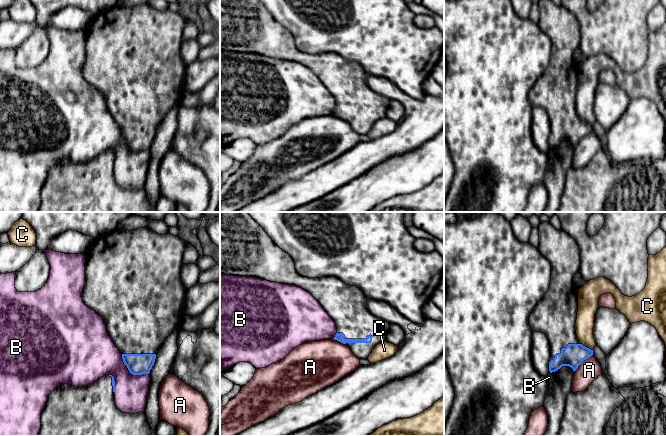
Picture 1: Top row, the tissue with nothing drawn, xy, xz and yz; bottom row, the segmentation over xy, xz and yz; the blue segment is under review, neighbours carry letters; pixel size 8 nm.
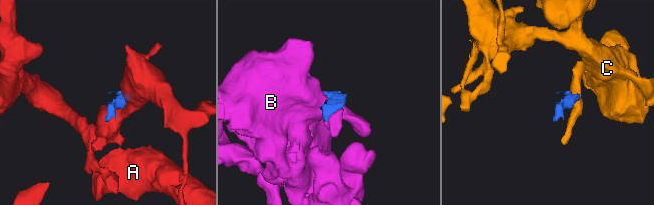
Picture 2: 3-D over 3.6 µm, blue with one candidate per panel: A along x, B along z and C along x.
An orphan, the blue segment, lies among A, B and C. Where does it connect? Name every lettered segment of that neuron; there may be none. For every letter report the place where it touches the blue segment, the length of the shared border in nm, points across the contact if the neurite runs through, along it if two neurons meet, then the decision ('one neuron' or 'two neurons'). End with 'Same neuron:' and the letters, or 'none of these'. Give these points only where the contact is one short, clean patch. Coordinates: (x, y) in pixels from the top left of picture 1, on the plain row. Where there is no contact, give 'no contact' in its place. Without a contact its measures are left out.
A: contact yz (582, 137); length 200 nm; border yz (592, 130), (574, 147); two neurons
B: contact xy (130, 148); length 280 nm; two neurons
C: contact yz (586, 123); length 120 nm; border yz (580, 119), (592, 126); two neurons
Same neuron: none of these

